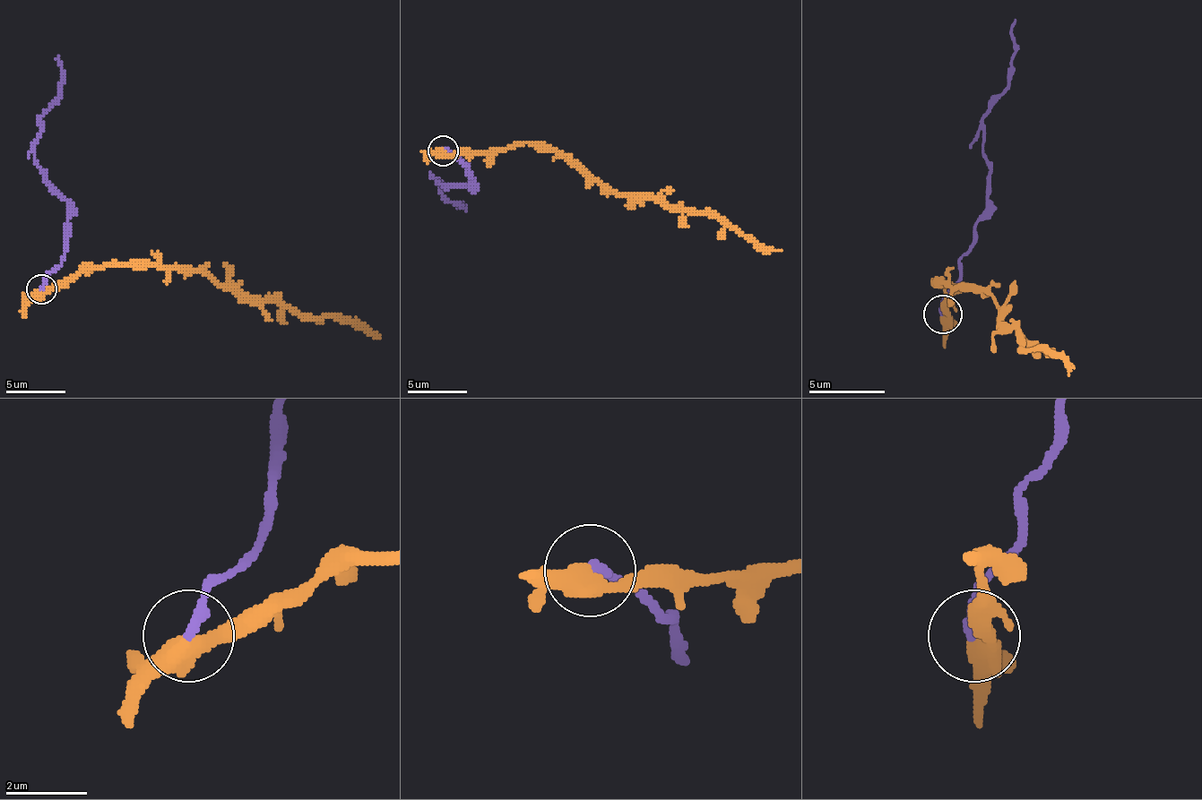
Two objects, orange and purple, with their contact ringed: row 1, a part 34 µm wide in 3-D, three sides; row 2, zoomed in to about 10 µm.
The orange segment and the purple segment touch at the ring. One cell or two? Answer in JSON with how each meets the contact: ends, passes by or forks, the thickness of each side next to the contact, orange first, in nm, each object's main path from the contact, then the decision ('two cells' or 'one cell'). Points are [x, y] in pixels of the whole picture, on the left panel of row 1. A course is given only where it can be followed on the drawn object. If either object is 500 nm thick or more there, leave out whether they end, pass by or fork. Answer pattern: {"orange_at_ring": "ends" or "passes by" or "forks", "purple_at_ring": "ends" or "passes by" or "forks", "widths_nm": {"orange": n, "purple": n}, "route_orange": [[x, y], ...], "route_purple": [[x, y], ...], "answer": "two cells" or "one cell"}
{"orange_at_ring": "passes by", "purple_at_ring": "ends", "widths_nm": {"orange": 440, "purple": 260}, "route_orange": [[40, 289], [62, 287], [89, 269], [200, 269], [220, 284], [283, 302], [307, 317], [352, 320], [379, 338]], "route_purple": [[40, 289], [62, 262], [64, 253], [67, 200], [34, 158], [34, 140], [40, 119], [58, 95], [58, 55]], "answer": "two cells"}

